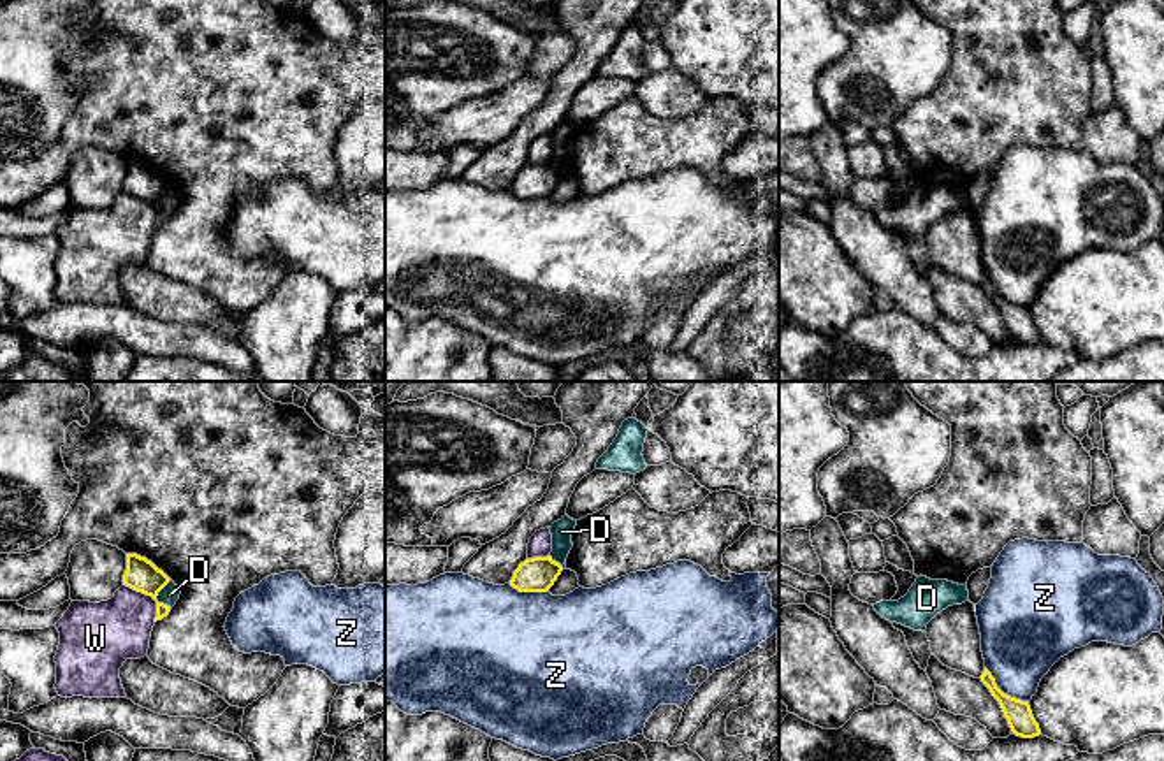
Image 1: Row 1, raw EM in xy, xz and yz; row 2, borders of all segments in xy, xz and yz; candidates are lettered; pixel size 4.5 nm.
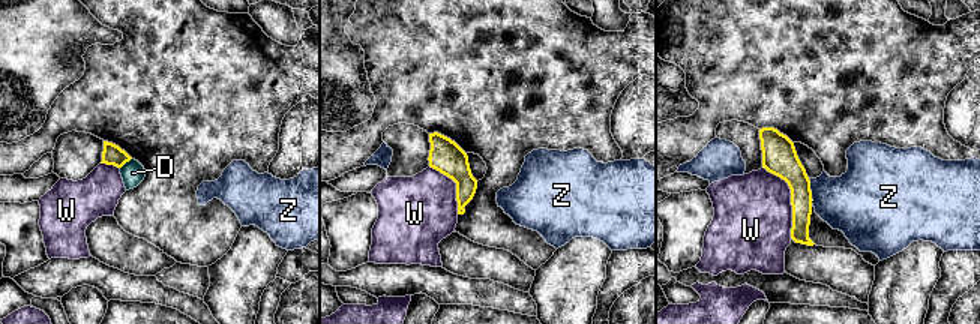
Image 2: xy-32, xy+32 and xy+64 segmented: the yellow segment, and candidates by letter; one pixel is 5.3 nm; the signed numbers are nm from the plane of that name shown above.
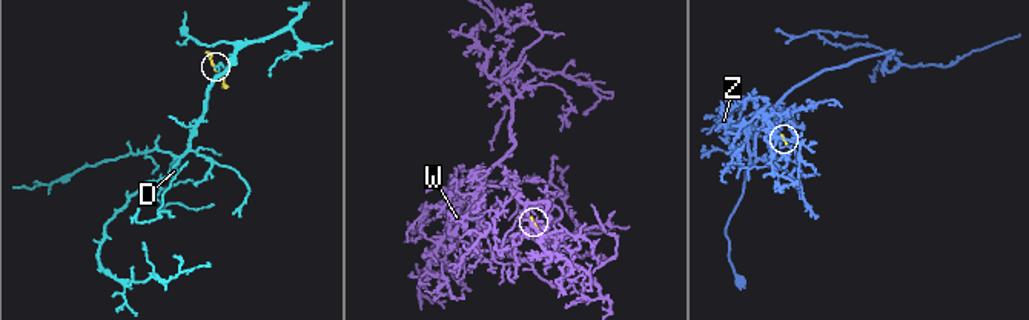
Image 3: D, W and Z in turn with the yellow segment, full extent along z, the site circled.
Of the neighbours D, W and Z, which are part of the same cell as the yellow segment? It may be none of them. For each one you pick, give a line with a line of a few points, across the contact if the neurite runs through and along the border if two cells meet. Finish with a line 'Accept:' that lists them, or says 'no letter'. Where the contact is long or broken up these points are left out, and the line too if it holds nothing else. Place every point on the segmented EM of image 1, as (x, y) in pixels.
Accept: no letter

